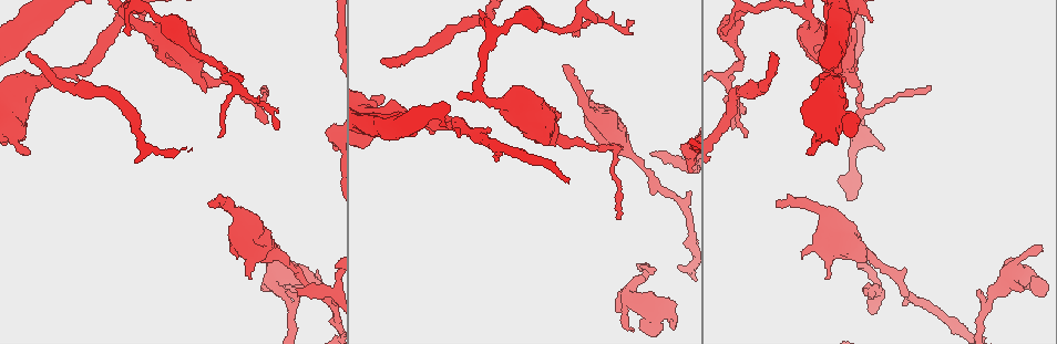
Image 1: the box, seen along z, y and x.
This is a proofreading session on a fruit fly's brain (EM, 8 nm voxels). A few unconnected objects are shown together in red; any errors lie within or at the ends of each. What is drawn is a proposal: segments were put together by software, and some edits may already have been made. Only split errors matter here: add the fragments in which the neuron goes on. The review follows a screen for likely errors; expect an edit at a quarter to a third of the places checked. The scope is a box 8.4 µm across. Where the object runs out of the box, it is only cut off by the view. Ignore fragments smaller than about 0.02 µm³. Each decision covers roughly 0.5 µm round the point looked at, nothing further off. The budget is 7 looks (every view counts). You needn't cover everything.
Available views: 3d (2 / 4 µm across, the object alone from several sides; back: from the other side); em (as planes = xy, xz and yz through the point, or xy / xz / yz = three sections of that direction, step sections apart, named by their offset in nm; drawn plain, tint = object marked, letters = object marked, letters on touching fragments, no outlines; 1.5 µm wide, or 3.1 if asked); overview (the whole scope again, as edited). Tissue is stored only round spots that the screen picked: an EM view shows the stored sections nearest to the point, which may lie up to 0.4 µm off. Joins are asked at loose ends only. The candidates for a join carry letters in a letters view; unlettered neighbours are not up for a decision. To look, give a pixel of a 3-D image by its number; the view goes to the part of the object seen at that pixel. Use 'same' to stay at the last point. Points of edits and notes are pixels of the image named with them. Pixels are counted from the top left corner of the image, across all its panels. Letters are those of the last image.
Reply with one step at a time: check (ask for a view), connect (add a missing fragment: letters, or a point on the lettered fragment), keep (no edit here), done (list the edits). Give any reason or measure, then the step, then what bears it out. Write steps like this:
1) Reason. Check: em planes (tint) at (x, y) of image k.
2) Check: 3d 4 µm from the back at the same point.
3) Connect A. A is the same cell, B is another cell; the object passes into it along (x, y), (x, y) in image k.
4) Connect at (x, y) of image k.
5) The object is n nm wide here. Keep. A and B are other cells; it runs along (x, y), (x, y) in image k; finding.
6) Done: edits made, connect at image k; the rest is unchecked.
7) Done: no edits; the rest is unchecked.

Check: 3d 4 µm at (213, 206) of image 1.

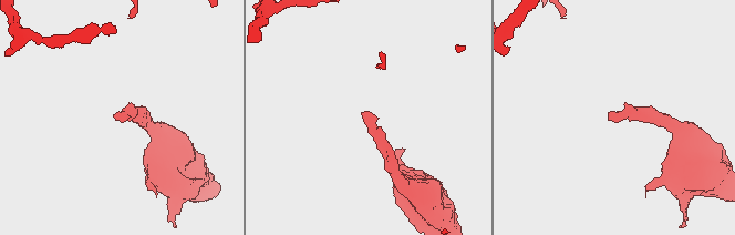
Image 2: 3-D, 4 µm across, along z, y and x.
Check: em yz step 4 (plain) at (116, 119) of image 2.

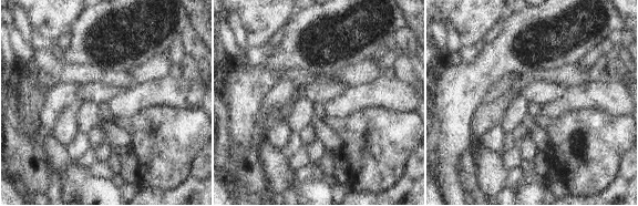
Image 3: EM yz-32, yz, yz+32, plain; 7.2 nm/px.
See the neighbours. Check: em yz step 4 (letters) at the same point.

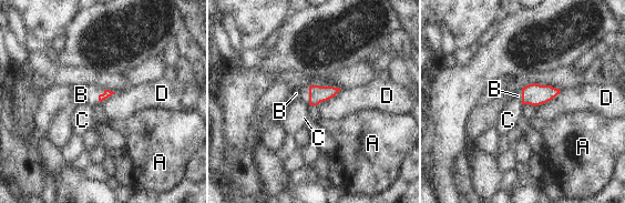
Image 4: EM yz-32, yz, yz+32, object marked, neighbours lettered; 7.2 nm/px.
Connect at (296, 93) of image 4. B is the same cell, A, C and D are other cells; the object passes into it along (317, 94), (309, 95), (296, 93) in image 4; the neuron continues.

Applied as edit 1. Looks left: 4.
Check: overview.

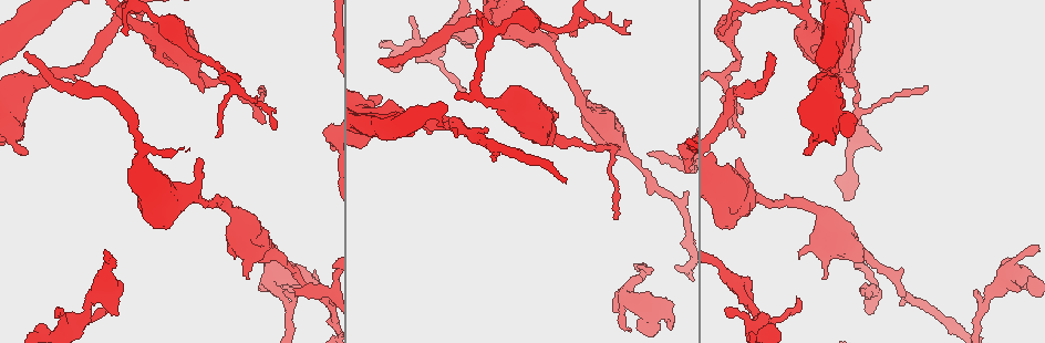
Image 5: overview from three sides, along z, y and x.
Thin end. Check: 3d 4 µm from the back at (626, 20) of image 5.

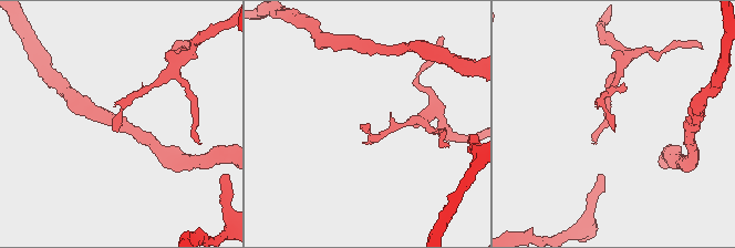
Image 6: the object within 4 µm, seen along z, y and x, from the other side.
Check: em xz step 4 (tint) at (118, 130) of image 6.

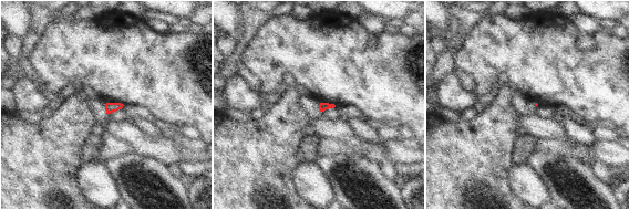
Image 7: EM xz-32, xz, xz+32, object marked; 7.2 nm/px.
Check: em planes (letters) at the same point.

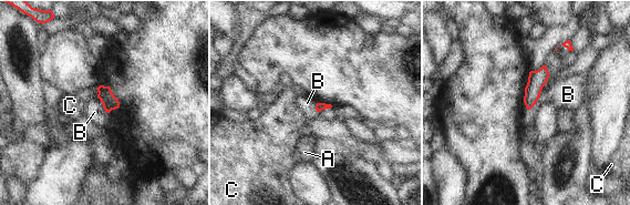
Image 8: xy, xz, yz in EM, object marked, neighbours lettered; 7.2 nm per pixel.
Keep. A, B and C are other cells; a border runs along (96, 96), (106, 113) in image 8; no lettered fragment goes on from it.

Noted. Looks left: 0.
Done: edits made, connect at image 4; the rest is unchecked.

